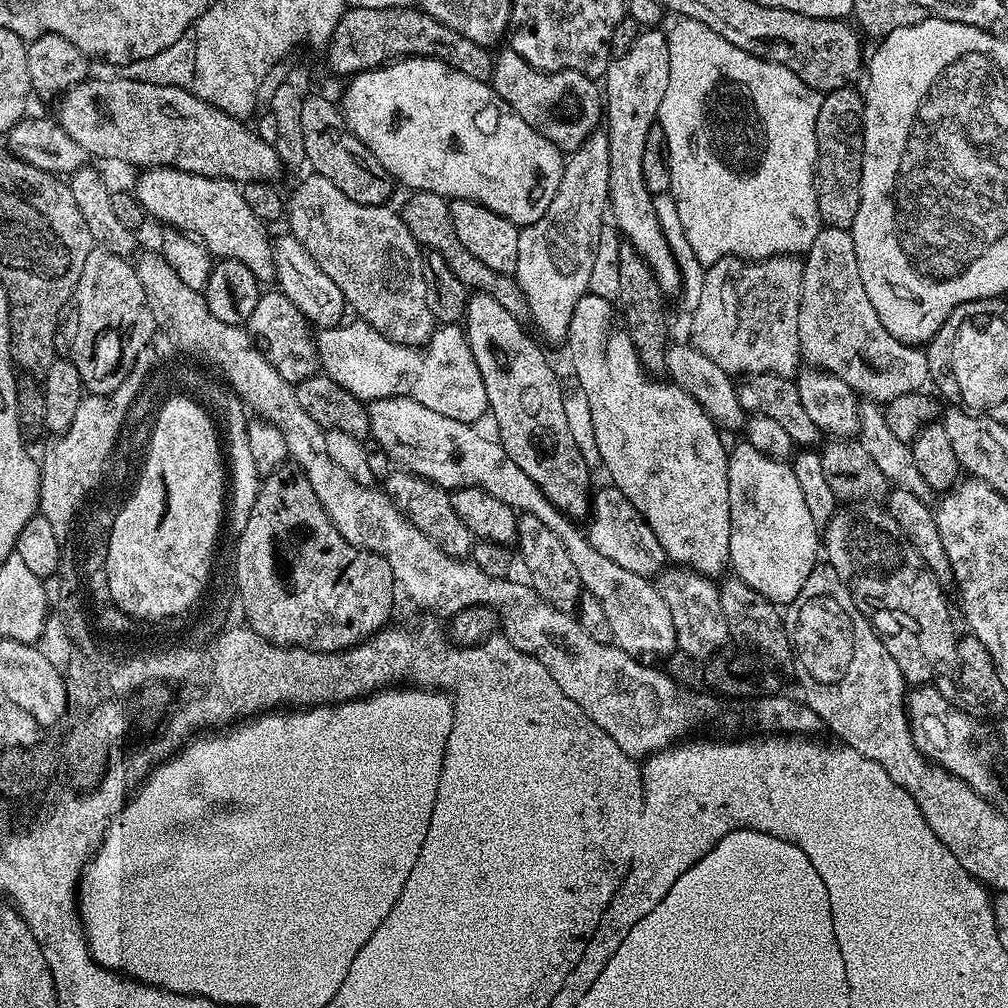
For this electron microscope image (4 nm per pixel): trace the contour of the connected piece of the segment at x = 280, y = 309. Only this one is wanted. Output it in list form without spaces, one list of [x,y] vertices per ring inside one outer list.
[[[261,291],[258,306],[254,306],[254,311],[250,313],[246,331],[256,344],[256,349],[267,358],[270,366],[274,366],[274,370],[278,370],[278,374],[282,374],[282,378],[286,378],[286,382],[295,386],[317,375],[320,353],[316,351],[313,325],[309,324],[302,310],[286,298],[284,292]]]

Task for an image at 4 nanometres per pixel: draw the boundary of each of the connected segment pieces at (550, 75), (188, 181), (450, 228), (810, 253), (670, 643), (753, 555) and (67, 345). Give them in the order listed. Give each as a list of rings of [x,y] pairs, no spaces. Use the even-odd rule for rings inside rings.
[[[509,46],[501,47],[492,62],[492,89],[534,130],[543,136],[553,149],[572,152],[591,132],[597,131],[602,120],[602,88],[595,79],[578,70],[559,69],[542,72],[530,65]]]
[[[149,168],[139,173],[140,181],[134,185],[136,196],[145,213],[173,229],[187,232],[205,244],[213,257],[237,260],[255,274],[261,282],[271,281],[272,240],[264,221],[246,206],[243,191],[233,181],[215,176],[199,176],[177,168]]]
[[[413,191],[408,197],[402,215],[404,225],[420,243],[421,249],[442,254],[446,266],[450,266],[450,274],[454,274],[454,278],[458,278],[458,282],[462,282],[464,288],[486,293],[490,298],[494,298],[494,302],[510,310],[510,314],[514,314],[514,318],[518,321],[524,322],[529,319],[528,299],[515,275],[507,276],[498,274],[498,270],[490,270],[486,262],[478,262],[478,258],[474,258],[474,254],[470,254],[466,246],[462,246],[458,233],[454,231],[454,218],[450,218],[450,206],[445,197],[433,192]]]
[[[821,227],[818,238],[808,247],[803,257],[802,298],[798,310],[798,342],[800,355],[811,367],[834,374],[846,382],[852,391],[865,401],[881,406],[888,405],[894,398],[911,392],[919,393],[928,380],[928,356],[923,347],[904,344],[878,318],[874,305],[862,286],[862,274],[858,274],[858,254],[854,254],[854,238],[846,228]]]
[[[405,396],[371,401],[368,417],[371,439],[376,439],[375,447],[381,448],[393,465],[442,489],[486,490],[486,494],[494,494],[498,502],[506,502],[506,506],[515,508],[517,513],[534,514],[561,538],[561,545],[578,573],[581,587],[594,594],[601,603],[617,647],[637,658],[664,656],[677,649],[674,620],[659,587],[649,577],[633,574],[595,550],[581,527],[552,505],[534,478],[526,478],[525,472],[514,463],[514,458],[506,454],[499,439],[483,436],[479,427],[446,418],[446,414],[438,414],[422,406],[422,402],[414,402]]]
[[[741,442],[735,449],[734,447],[728,454],[728,469],[726,470],[726,482],[730,486],[730,558],[728,559],[731,571],[742,582],[746,582],[746,586],[753,588],[758,594],[762,594],[770,603],[777,606],[787,606],[792,603],[794,598],[798,598],[798,594],[802,590],[802,586],[806,586],[806,578],[810,578],[812,569],[818,563],[818,557],[822,552],[822,536],[818,531],[818,526],[814,522],[814,518],[810,518],[810,509],[806,507],[806,498],[802,494],[802,489],[798,487],[798,478],[794,478],[794,470],[791,463],[783,460],[775,460],[766,454],[762,454],[762,450],[754,450],[754,446],[747,442]]]
[[[99,246],[90,250],[86,266],[82,266],[82,274],[58,336],[62,341],[63,355],[74,362],[78,378],[90,384],[91,390],[113,388],[152,329],[152,319],[145,308],[137,279],[136,266],[131,259],[110,254],[110,250]]]

